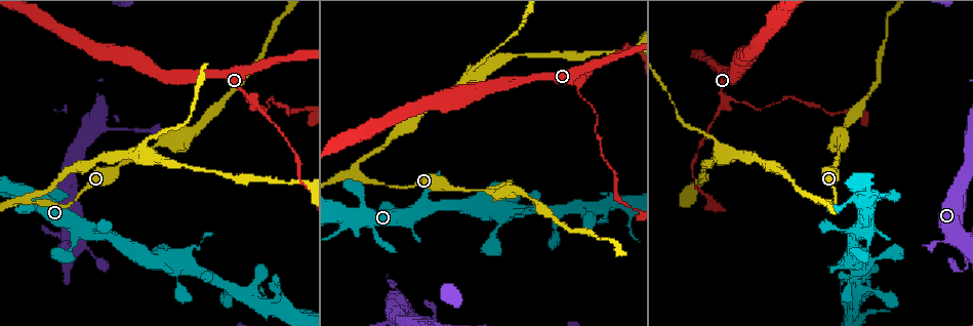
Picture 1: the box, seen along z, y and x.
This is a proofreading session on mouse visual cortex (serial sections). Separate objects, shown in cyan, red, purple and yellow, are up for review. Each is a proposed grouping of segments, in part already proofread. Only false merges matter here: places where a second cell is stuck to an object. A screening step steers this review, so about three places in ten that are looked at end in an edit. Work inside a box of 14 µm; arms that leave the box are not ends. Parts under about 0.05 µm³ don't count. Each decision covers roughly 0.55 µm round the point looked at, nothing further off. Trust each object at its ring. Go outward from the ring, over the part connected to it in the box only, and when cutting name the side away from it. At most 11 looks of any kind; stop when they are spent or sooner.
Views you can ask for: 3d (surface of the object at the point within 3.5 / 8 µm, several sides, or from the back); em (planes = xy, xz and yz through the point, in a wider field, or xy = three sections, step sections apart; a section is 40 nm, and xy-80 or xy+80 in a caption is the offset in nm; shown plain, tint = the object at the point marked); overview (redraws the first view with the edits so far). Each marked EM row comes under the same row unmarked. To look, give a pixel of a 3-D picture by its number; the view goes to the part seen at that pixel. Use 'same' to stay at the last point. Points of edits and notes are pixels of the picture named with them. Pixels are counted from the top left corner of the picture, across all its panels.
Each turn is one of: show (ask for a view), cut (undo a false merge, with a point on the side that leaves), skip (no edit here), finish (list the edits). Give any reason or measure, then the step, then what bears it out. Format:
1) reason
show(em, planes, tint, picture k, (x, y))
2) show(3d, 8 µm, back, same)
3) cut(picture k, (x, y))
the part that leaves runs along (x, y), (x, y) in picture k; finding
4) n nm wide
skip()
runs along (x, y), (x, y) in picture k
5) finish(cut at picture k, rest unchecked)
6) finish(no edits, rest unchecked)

arms part here
show(3d, 3.5 µm, picture 1, (817, 200))

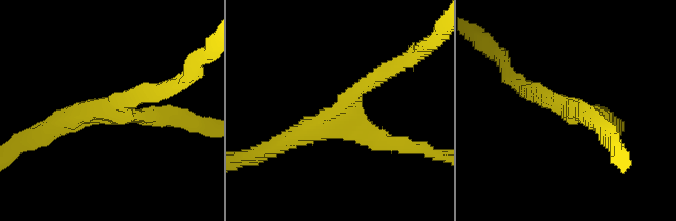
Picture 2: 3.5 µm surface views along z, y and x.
3 arms; arms of 250, 250, 300 nm; now the EM
show(em, xy, step 5, tint, picture 2, (571, 113))

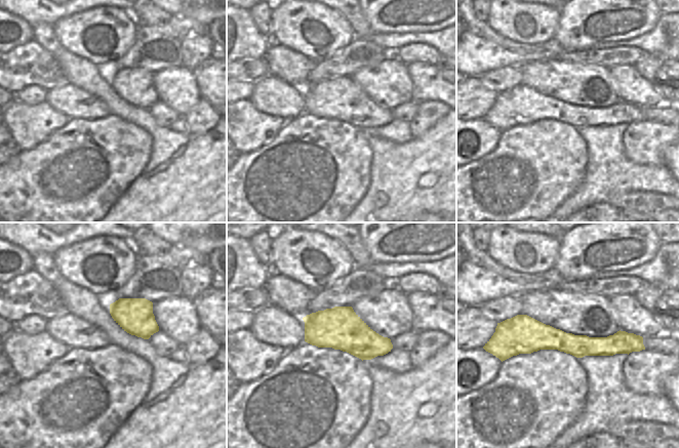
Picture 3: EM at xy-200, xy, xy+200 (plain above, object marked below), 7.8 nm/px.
skip()
runs along (607, 118), (573, 118), (529, 89) in picture 2; all the same cell

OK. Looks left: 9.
thick turns thin
show(em, xy, step 5, tint, picture 1, (858, 198))

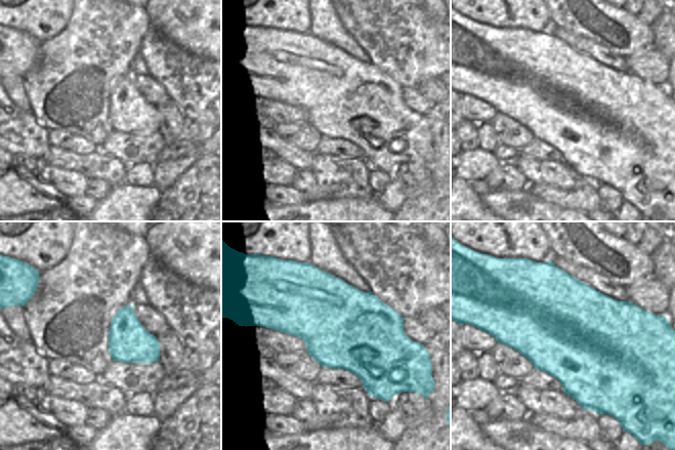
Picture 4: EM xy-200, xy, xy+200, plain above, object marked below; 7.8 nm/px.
see where the arms go
show(3d, 3.5 µm, back, same)

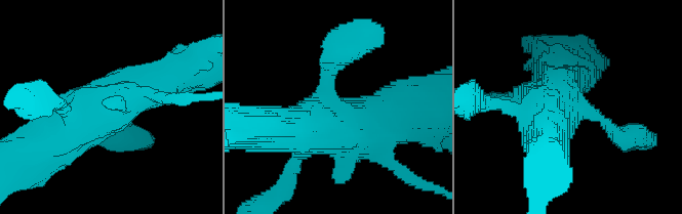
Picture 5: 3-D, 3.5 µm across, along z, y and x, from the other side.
skip()
runs along (39, 148), (92, 111), (165, 79) in picture 5; all the same cell

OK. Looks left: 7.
side arm on a straight run
show(3d, 3.5 µm, picture 1, (720, 153))

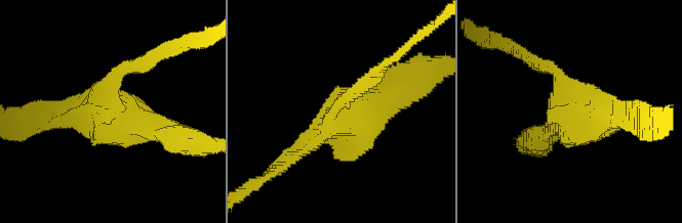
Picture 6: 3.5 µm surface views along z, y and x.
shape alone is not enough
show(em, planes, tint, picture 6, (340, 110))

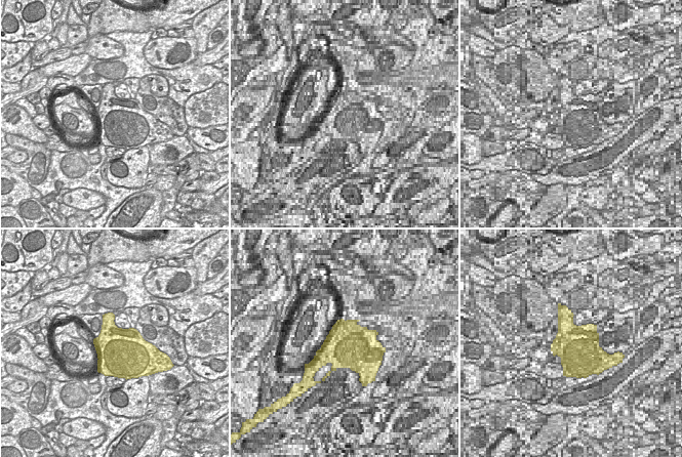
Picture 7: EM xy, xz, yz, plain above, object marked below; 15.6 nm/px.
750 nm wide
skip()
runs along (293, 155), (406, 90) in picture 6; all the same cell

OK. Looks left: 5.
sharp bend
show(3d, 3.5 µm, picture 1, (580, 77))

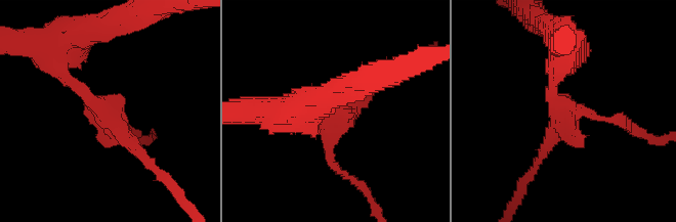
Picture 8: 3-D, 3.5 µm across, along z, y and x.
show(em, xy, step 2, tint, picture 8, (335, 114))

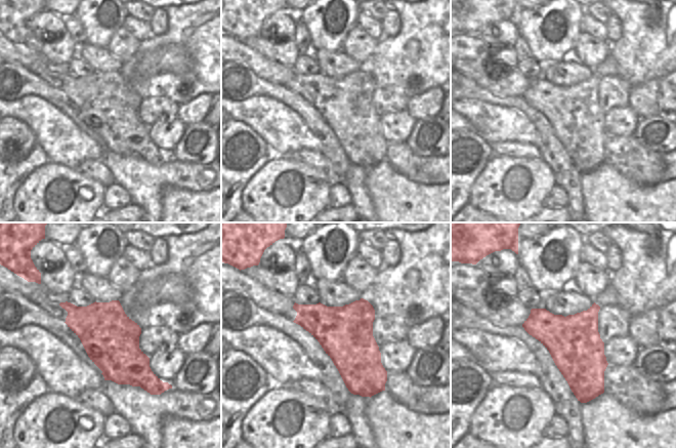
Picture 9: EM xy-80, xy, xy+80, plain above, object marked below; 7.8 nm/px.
show(em, planes, tint, same)

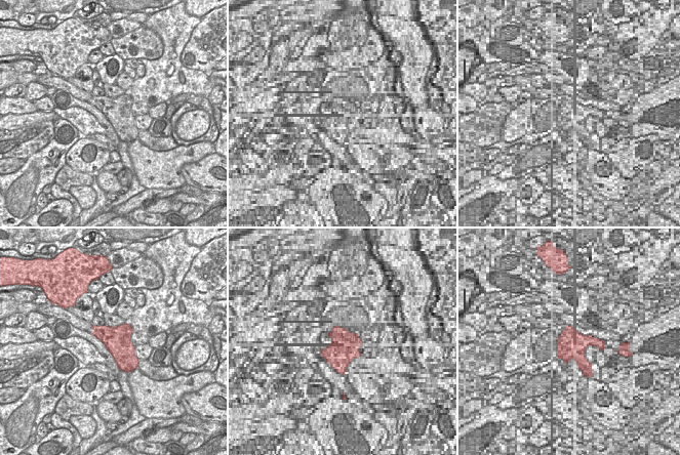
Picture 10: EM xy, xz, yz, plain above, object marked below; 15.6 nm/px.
420 nm wide
skip()
runs along (562, 58), (551, 90), (559, 105), (625, 124) in picture 8; one cell here

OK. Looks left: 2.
finish(no edits, rest unchecked)

